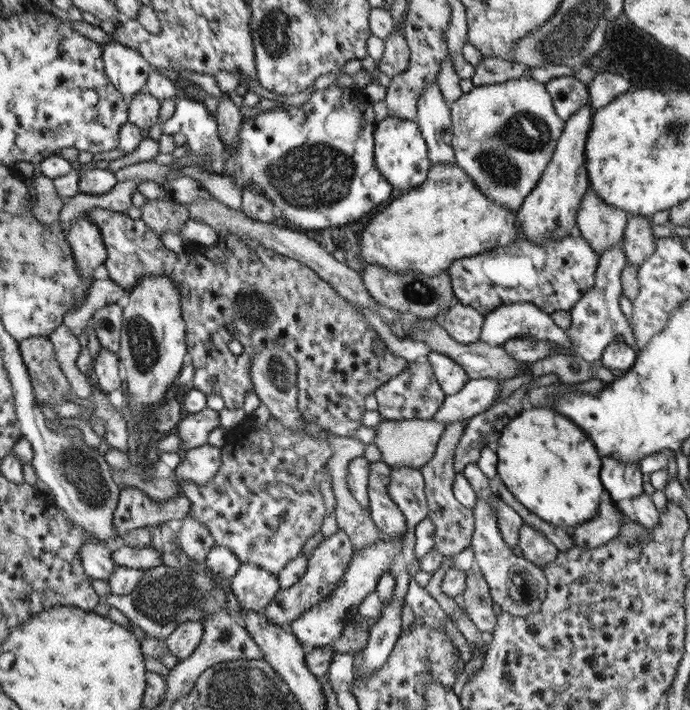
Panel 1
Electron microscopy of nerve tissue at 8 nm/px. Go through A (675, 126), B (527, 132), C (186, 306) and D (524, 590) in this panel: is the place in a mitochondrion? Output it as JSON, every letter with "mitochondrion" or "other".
{"A":"mitochondrion","B":"mitochondrion","C":"other","D":"mitochondrion"}

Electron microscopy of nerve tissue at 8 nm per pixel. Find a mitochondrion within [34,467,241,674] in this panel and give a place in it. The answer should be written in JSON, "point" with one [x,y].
{"point":[162,599]}

